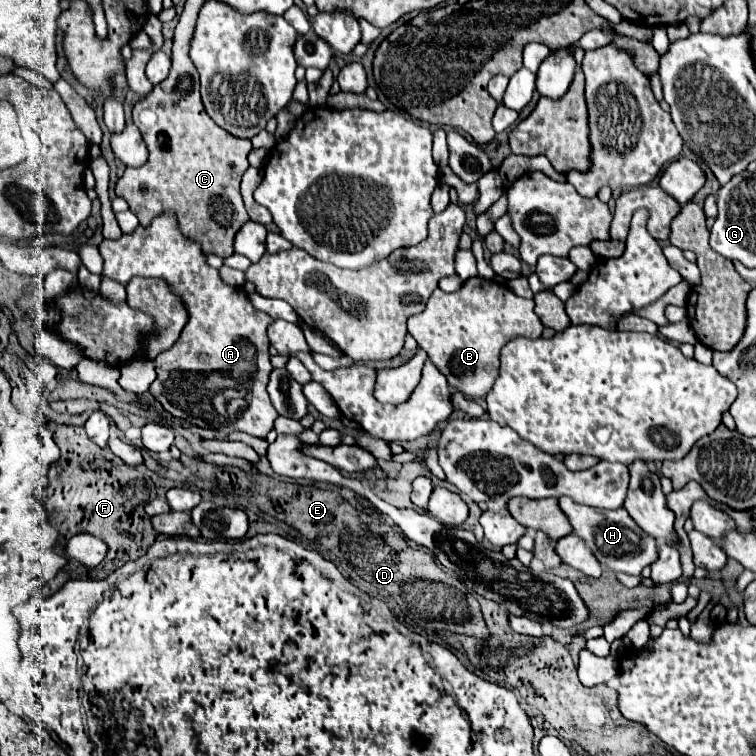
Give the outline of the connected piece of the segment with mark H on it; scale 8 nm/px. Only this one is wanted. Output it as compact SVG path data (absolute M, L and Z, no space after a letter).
M559 498L561 510L565 510L569 522L573 524L573 532L587 542L595 558L607 566L613 572L625 572L625 574L641 574L645 566L651 566L657 562L657 542L653 536L641 532L641 528L629 518L625 508L617 510L597 510L585 504L577 504L571 498Z

